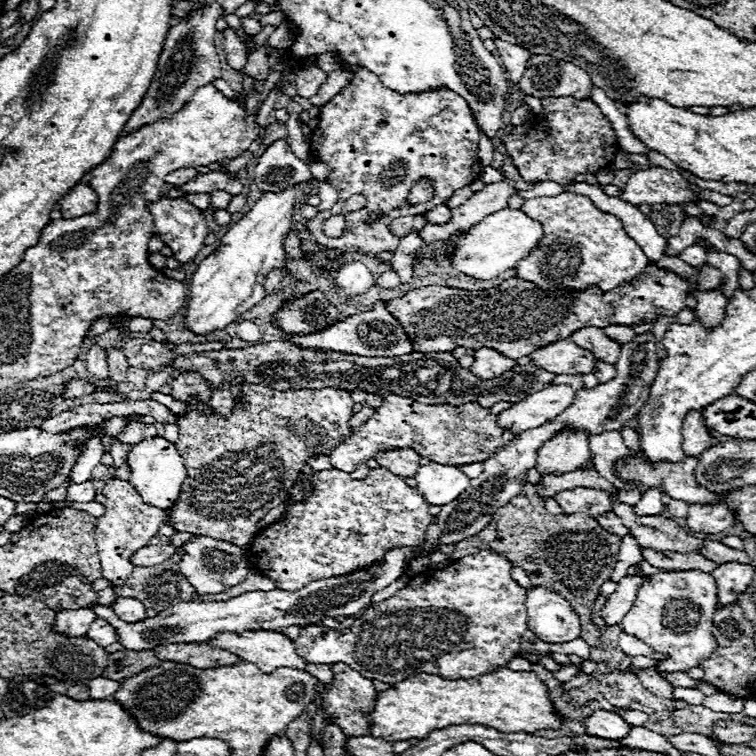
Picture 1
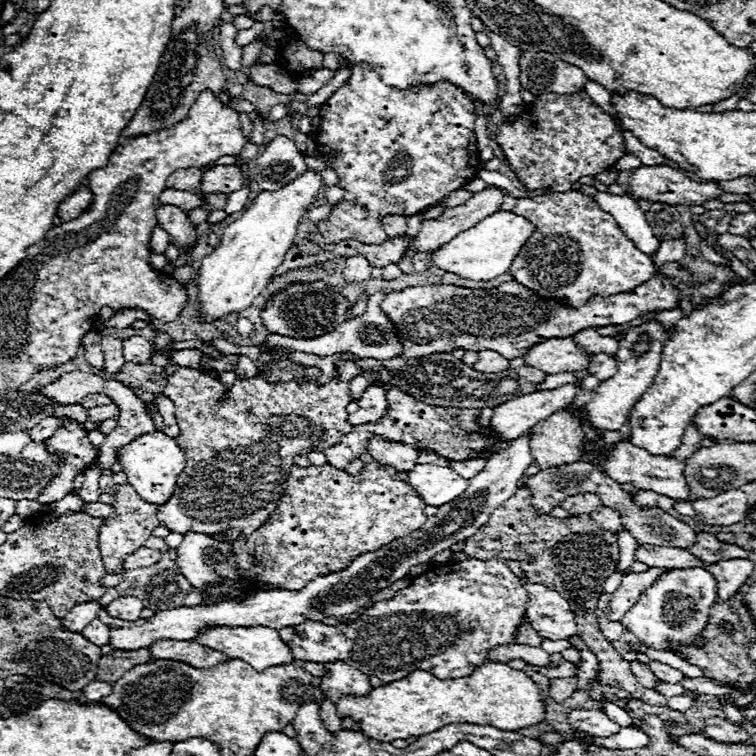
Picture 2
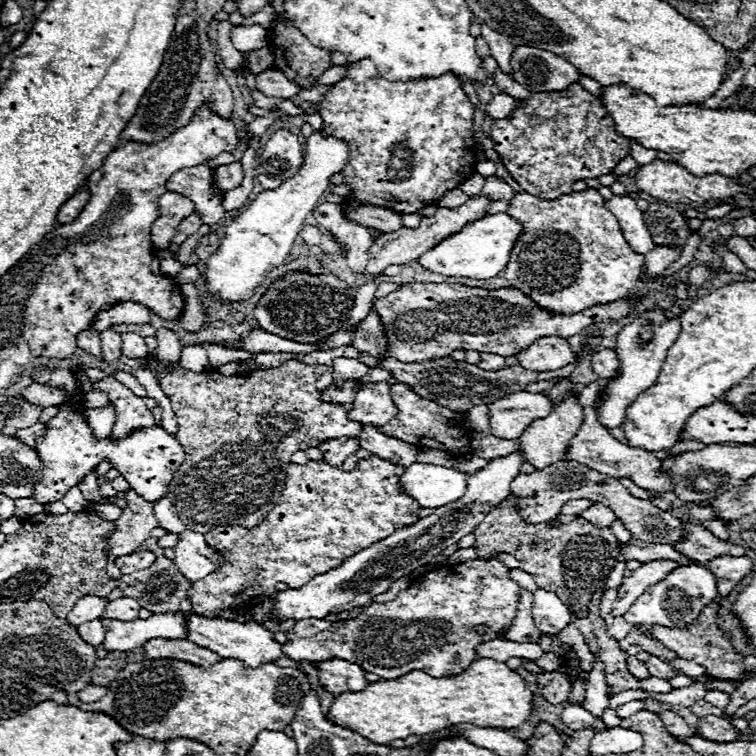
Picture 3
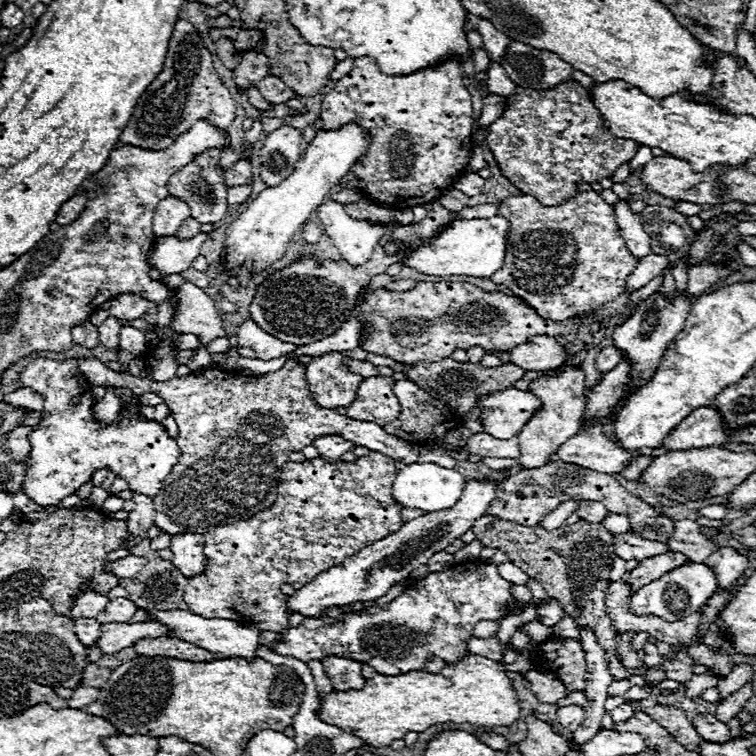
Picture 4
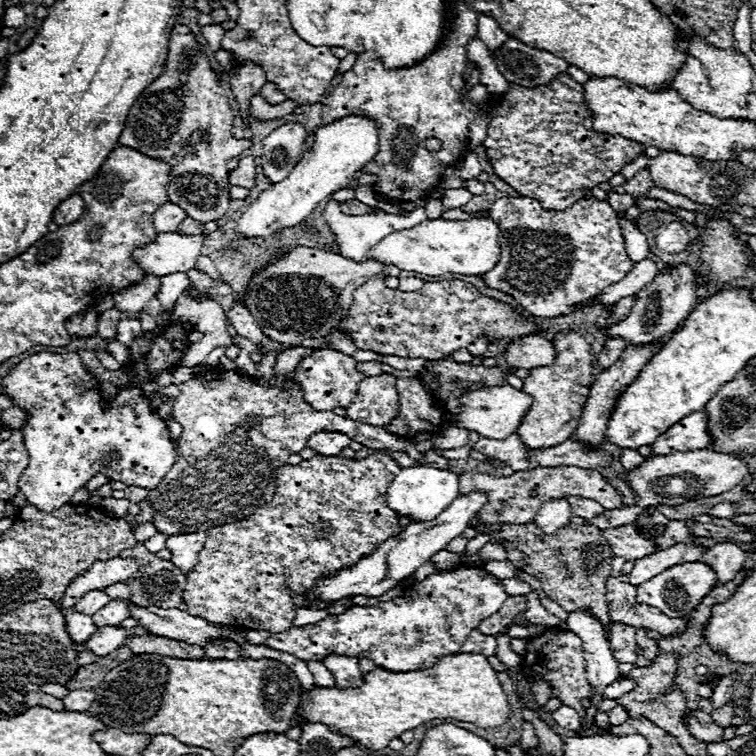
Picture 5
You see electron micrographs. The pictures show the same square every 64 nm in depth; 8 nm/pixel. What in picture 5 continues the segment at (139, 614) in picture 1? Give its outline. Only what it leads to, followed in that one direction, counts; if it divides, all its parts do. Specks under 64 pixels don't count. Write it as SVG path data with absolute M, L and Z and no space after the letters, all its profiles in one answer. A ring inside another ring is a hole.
M112 600L106 604L102 610L94 614L94 624L100 626L110 626L110 624L120 624L122 620L128 618L128 606L122 600Z

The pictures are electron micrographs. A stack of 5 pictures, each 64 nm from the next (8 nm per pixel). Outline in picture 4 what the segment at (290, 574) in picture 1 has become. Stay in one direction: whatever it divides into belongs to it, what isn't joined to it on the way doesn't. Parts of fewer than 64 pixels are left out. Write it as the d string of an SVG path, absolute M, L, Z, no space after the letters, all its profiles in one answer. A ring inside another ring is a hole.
M370 452L356 462L326 462L322 456L304 462L286 462L280 472L276 502L266 508L266 512L258 512L258 516L252 516L252 520L246 522L216 526L204 534L204 552L208 564L202 576L188 578L184 592L188 610L198 612L198 616L254 624L258 630L286 630L290 612L286 612L286 594L282 592L284 584L300 590L320 572L342 564L362 548L398 532L398 528L402 526L402 508L390 496L390 484L394 482L396 474L398 468L394 458L380 452Z

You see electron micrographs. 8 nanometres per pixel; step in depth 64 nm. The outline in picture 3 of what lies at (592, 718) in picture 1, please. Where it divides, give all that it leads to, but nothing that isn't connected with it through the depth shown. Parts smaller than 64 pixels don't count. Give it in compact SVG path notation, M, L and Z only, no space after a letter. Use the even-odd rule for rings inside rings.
M572 704L572 706L564 708L562 714L560 714L560 718L562 718L562 722L564 722L570 730L580 730L580 728L588 728L588 726L594 726L596 732L606 730L606 724L602 722L602 718L596 720L594 716L590 716L590 712L586 712L586 710L584 710L582 706L578 706L578 704Z

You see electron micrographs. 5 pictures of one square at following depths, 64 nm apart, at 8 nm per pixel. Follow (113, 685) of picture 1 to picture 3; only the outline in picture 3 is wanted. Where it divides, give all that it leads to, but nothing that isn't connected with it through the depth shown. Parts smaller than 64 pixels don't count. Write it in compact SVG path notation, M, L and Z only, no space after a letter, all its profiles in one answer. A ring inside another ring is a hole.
M88 684L86 688L82 688L82 692L78 692L78 698L80 698L80 702L94 702L94 700L100 700L104 694L106 694L104 686Z

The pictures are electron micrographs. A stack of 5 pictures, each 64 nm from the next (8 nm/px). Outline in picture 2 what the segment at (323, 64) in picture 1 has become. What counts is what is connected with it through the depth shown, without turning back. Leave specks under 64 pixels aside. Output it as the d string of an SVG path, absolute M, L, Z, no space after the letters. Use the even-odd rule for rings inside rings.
M326 54L324 56L324 68L330 68L330 70L338 70L338 68L344 68L346 66L346 60L340 56L340 54Z

